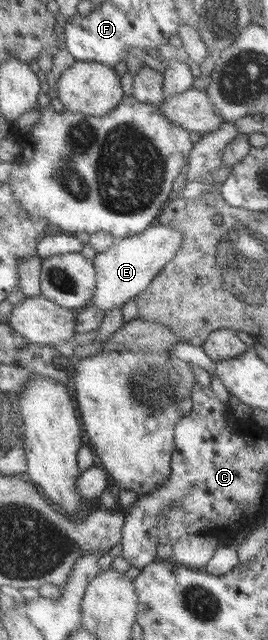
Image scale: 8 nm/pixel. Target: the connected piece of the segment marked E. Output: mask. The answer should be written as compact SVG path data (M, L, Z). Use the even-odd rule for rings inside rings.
M158 222L141 234L118 238L109 251L98 252L93 259L98 271L98 285L92 303L106 313L136 300L152 285L164 266L174 260L183 246L184 233L180 229Z

